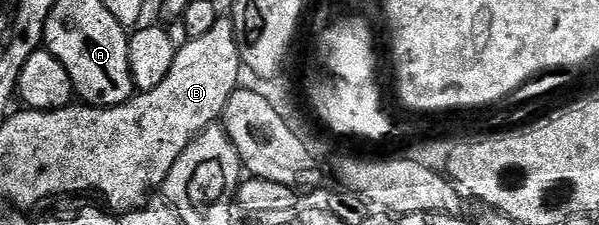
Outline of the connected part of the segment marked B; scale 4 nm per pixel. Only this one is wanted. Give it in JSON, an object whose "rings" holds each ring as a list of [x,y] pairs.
{"rings":[[[220,17],[204,37],[187,39],[175,50],[172,69],[168,69],[168,77],[164,77],[156,89],[135,94],[119,107],[61,107],[58,111],[62,115],[62,197],[72,196],[73,191],[102,191],[106,199],[122,199],[126,209],[143,206],[147,202],[146,194],[165,184],[180,153],[207,127],[223,118],[231,97],[240,87],[238,74],[243,71],[233,22]]]}

